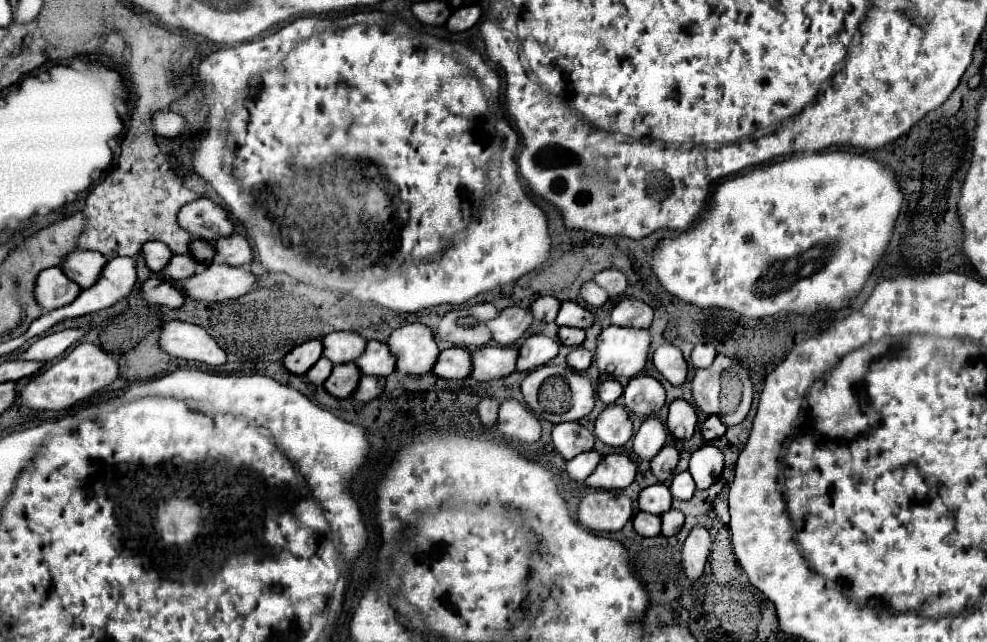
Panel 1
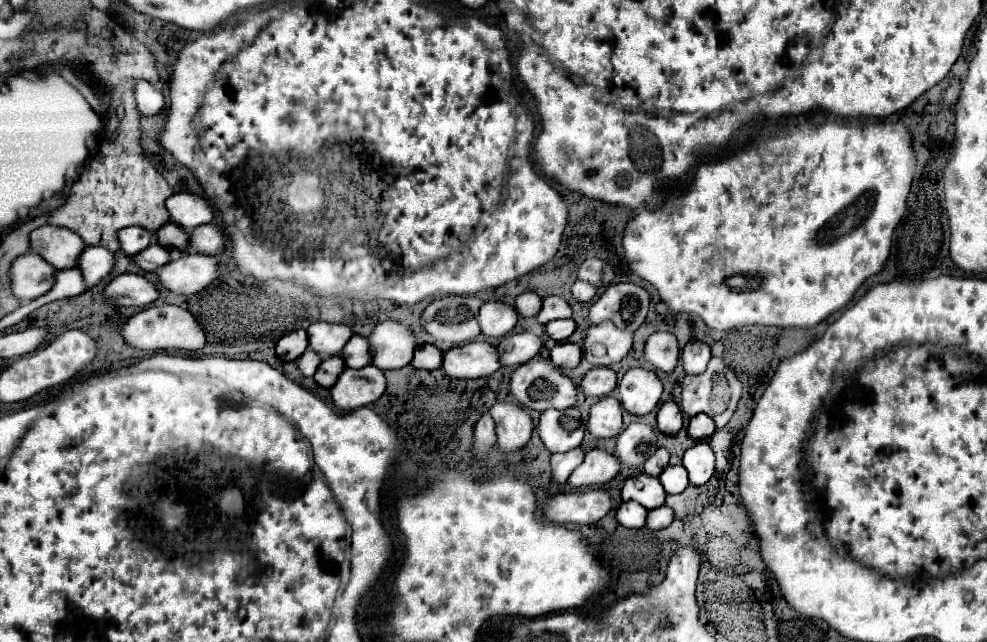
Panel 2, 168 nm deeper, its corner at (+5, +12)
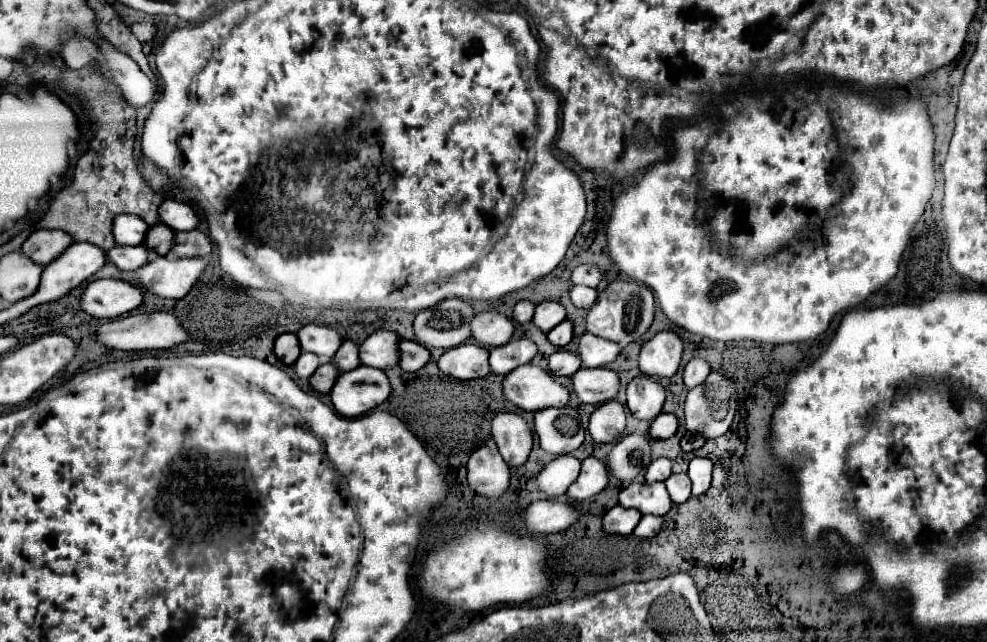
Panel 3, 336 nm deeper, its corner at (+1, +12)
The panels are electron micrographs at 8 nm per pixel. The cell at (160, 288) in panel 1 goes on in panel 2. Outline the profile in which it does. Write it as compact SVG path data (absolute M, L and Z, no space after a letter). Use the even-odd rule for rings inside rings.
M120 274L104 288L110 306L148 306L158 298L158 288L138 274Z

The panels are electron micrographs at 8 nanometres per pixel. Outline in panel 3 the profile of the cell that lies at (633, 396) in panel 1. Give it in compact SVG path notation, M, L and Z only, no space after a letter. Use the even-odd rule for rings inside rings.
M646 374L630 380L626 388L628 408L638 420L654 420L664 406L664 386Z

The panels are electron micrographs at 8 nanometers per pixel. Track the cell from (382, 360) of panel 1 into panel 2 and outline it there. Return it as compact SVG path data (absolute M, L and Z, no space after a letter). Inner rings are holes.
M352 336L352 338L348 340L348 344L344 346L344 350L342 350L340 356L344 358L344 364L346 364L348 368L366 366L366 364L370 364L370 360L372 360L372 358L368 358L368 342L366 342L366 338L362 338L362 336Z

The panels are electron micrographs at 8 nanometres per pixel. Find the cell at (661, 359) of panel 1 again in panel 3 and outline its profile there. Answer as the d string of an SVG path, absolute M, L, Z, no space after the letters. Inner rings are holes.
M660 332L648 340L638 356L642 374L648 376L674 376L682 360L682 340L674 332Z

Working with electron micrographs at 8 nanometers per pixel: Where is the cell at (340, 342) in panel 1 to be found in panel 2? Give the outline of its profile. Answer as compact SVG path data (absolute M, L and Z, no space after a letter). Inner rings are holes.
M316 322L306 328L308 344L316 354L324 356L336 356L352 336L352 330L344 324L328 324L328 322Z

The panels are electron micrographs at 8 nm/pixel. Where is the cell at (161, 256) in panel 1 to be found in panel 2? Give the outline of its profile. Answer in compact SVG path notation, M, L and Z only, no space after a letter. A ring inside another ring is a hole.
M128 226L118 232L118 240L120 240L120 250L124 254L132 256L132 254L138 254L140 250L150 246L152 234L140 226Z

